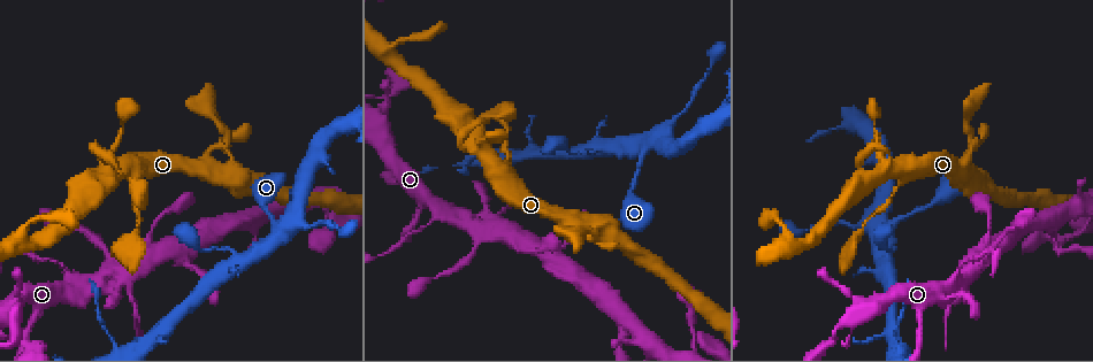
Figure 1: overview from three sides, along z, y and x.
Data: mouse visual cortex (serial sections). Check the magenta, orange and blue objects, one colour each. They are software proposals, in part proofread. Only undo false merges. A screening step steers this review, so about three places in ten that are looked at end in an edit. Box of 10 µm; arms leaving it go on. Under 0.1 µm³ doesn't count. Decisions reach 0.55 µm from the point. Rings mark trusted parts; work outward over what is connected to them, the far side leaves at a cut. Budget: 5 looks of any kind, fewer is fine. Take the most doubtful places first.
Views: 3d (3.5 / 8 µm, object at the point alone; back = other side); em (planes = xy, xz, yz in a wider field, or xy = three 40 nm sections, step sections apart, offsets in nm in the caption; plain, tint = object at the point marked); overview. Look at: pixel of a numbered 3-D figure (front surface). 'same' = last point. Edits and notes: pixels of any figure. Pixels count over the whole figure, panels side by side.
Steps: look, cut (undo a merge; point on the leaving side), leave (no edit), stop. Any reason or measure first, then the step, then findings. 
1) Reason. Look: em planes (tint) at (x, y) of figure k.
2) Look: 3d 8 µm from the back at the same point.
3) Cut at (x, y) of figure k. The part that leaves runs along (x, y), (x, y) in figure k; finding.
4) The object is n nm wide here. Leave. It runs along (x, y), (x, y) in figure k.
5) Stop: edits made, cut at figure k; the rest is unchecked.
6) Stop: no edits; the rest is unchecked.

Look: 3d 3.5 µm at (60, 265) of figure 1.

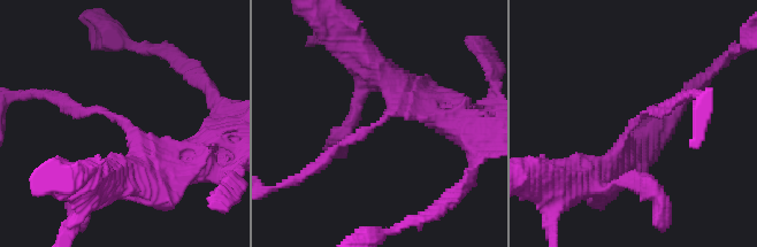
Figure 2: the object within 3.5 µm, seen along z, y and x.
The arms are 150, 400 nm wide; now the EM. Look: em xy step 1 (tint) at (124, 127) of figure 2.

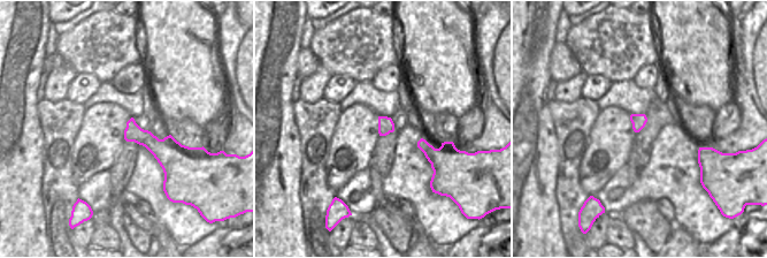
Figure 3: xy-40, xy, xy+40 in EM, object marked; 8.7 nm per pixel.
The object is 140 nm wide here. Leave. It runs along (591, 178), (641, 115), (673, 101) in figure 2; all the same cell.

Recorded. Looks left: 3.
Four arms meet. Look: 3d 8 µm at (646, 150) of figure 1.

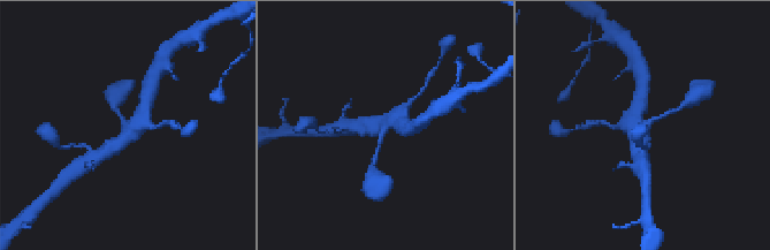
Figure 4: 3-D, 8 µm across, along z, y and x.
Closer look. Look: 3d 3.5 µm at the same point.

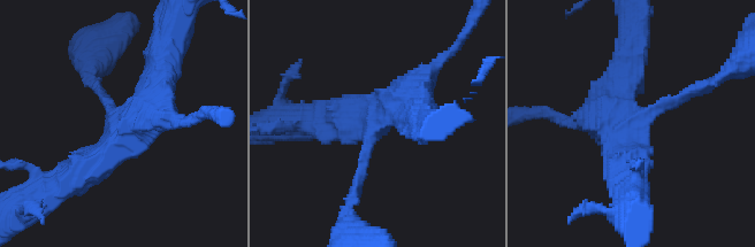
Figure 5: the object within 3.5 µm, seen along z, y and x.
4 arms meet here; the arms are 150, 400, 400, 400 nm wide; now the EM. Look: em xy step 2 (tint) at (638, 122) of figure 5.

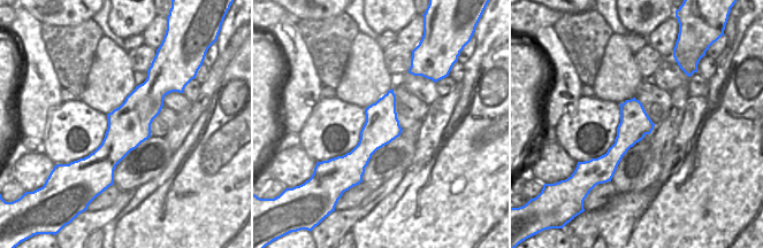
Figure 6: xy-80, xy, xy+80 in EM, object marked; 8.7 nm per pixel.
Leave. It runs along (699, 87), (622, 137), (627, 176) in figure 5; continuous, no second cell.

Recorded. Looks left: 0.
Stop: no edits; the rest is unchecked.

